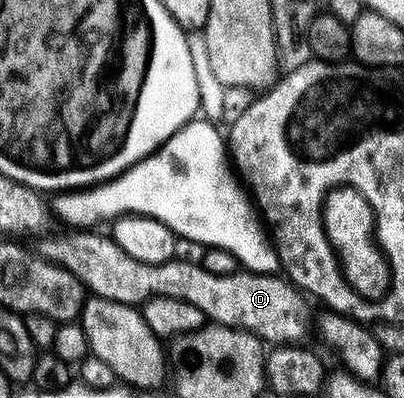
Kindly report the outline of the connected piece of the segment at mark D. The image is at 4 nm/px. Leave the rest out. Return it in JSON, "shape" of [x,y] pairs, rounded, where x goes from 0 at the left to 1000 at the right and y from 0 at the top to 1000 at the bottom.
{"shape":[[[176,575],[168,590],[126,590],[116,585],[94,603],[92,636],[104,651],[119,651],[131,666],[158,671],[191,706],[205,711],[208,724],[228,744],[292,761],[354,766],[369,751],[394,746],[438,749],[441,756],[465,759],[510,794],[525,814],[547,822],[589,822],[621,832],[653,857],[681,867],[730,867],[760,842],[760,761],[762,754],[735,729],[728,711],[688,688],[634,691],[629,686],[584,686],[579,691],[540,691],[517,686],[490,658],[460,661],[450,646],[408,656],[399,666],[359,666],[359,656],[339,656],[319,646],[290,606],[280,606],[272,588],[243,590],[235,575]]]}

